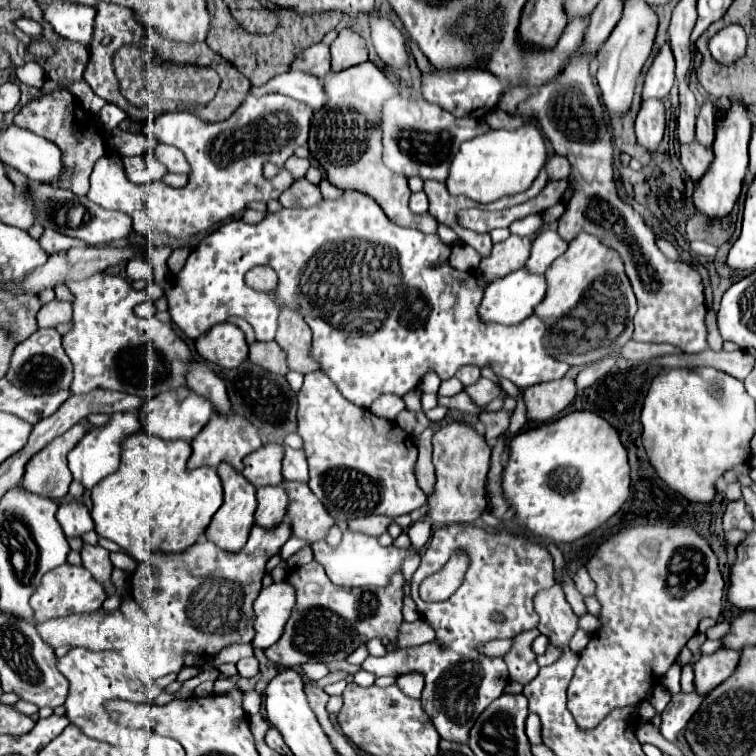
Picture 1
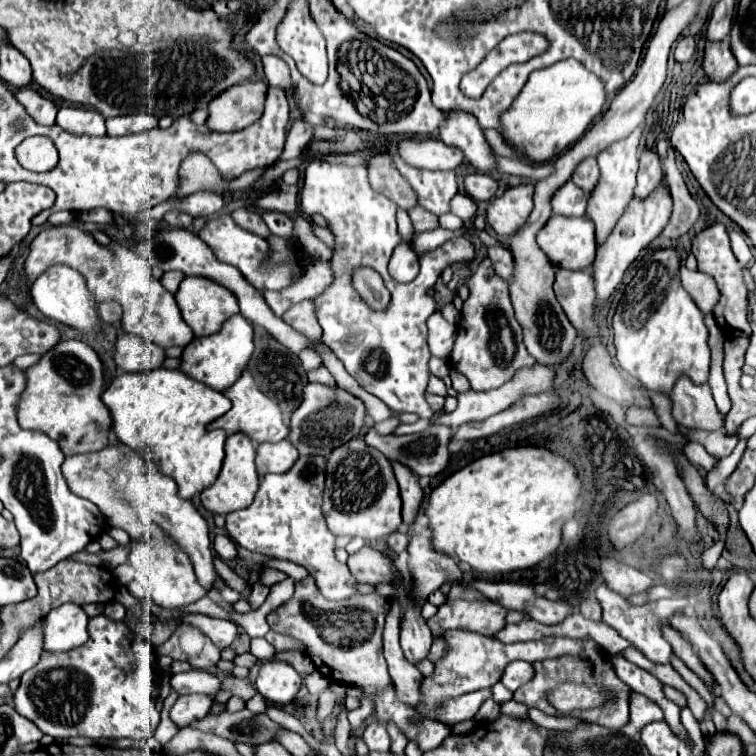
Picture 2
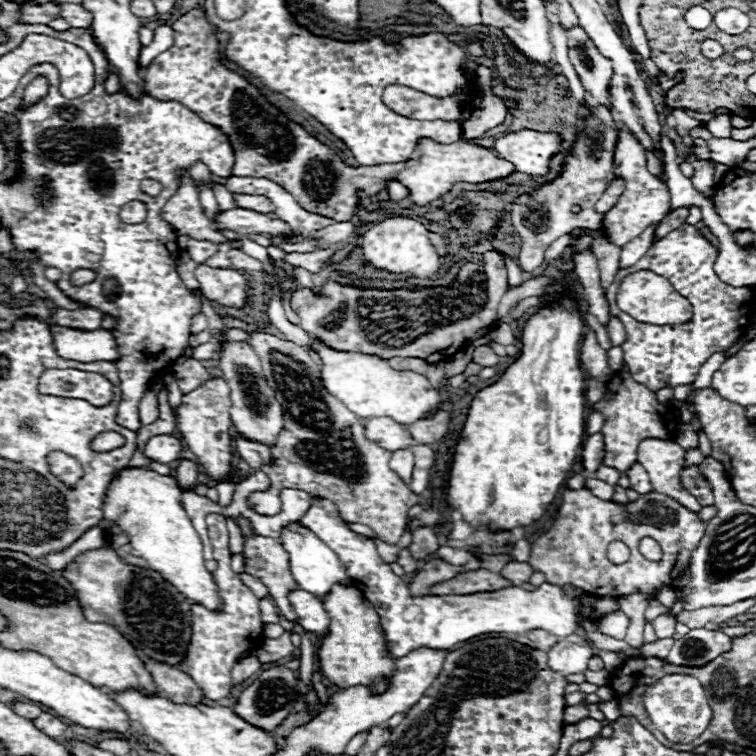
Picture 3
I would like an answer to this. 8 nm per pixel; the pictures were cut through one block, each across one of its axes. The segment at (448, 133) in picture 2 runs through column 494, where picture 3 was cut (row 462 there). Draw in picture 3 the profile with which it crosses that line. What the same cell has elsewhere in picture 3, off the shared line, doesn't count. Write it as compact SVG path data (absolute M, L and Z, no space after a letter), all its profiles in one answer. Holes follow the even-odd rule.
M154 436L146 442L146 456L152 458L154 462L162 462L162 464L170 464L174 460L180 458L180 452L182 452L182 444L178 438L174 436Z

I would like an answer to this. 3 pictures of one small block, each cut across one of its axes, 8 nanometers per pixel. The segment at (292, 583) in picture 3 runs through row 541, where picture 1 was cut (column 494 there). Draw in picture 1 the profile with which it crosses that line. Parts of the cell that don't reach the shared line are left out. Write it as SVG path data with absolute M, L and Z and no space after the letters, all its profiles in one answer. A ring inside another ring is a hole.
M510 236L504 242L494 244L492 254L484 260L484 264L480 264L482 278L486 282L492 282L494 278L502 278L518 268L524 268L530 250L532 250L532 240L520 236Z

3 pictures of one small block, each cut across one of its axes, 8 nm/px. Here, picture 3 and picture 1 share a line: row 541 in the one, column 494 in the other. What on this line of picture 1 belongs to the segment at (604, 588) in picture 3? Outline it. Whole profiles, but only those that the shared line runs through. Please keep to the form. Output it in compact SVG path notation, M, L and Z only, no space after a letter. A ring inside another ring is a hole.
M450 524L438 528L430 540L430 546L422 554L418 570L412 576L414 602L420 616L436 630L436 640L422 646L388 652L382 658L368 656L362 662L362 668L374 676L422 672L426 680L422 694L424 712L430 716L442 738L466 742L474 720L484 712L484 708L488 708L492 700L502 694L510 682L504 658L486 656L478 648L490 640L514 638L524 630L532 630L538 624L534 596L540 590L552 588L554 584L552 556L544 546L508 532L488 534L486 530L470 524ZM456 550L464 550L470 560L462 586L446 602L422 602L418 596L420 582L432 572L438 572L450 560L450 556L456 554ZM492 614L502 614L504 620L496 622Z

